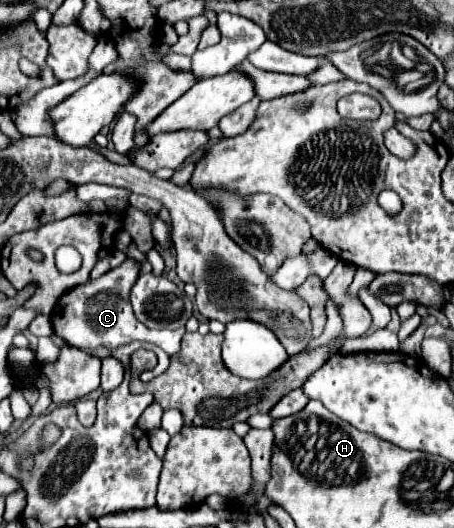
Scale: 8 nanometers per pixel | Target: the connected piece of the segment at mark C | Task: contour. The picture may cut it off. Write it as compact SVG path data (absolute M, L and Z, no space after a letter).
M123 261L119 267L107 271L99 279L67 289L59 297L51 313L53 333L61 337L67 345L77 347L77 349L105 347L105 349L115 351L117 347L129 345L133 341L147 341L147 343L161 347L167 355L175 355L179 351L185 327L171 329L171 331L157 331L137 321L137 317L133 315L131 303L129 303L129 289L135 283L137 275L139 275L139 263Z

